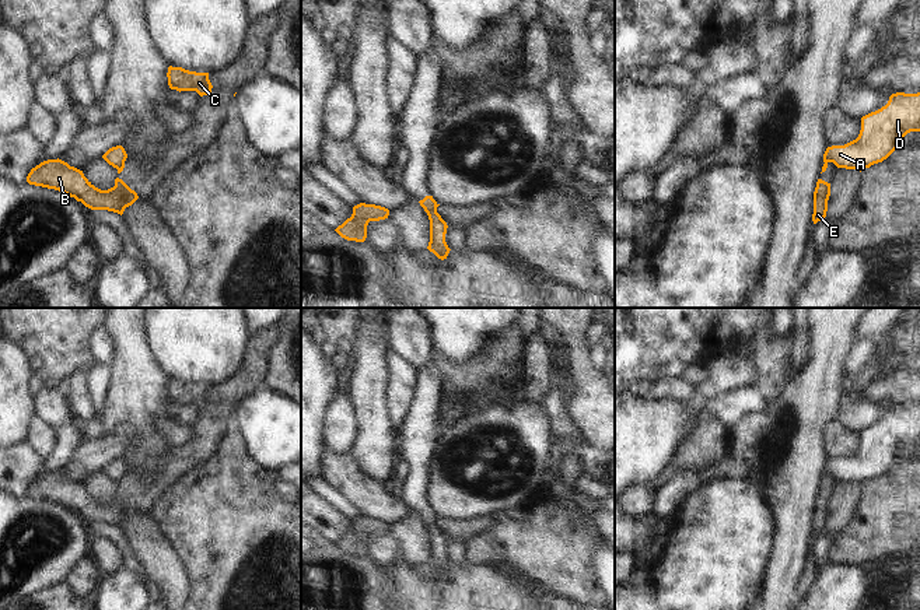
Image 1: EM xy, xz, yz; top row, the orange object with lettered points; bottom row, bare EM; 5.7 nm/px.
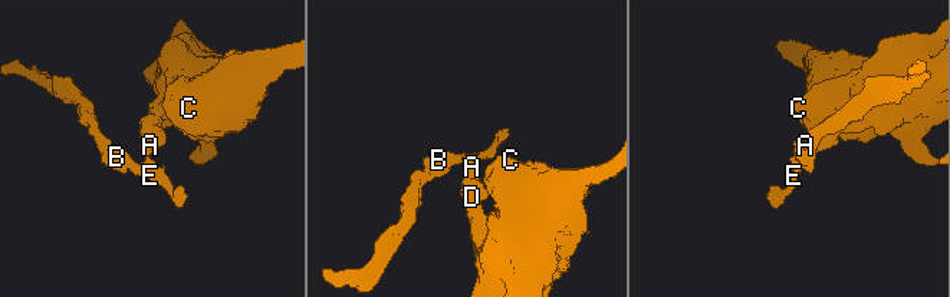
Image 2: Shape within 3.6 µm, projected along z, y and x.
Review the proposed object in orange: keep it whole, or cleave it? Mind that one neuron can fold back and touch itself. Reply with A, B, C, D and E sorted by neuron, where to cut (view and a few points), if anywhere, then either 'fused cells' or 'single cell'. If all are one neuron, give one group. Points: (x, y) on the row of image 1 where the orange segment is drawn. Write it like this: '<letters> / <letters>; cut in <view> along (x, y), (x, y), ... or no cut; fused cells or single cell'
A C D / B E; cut in xy along (123, 162), (118, 169); fused cells

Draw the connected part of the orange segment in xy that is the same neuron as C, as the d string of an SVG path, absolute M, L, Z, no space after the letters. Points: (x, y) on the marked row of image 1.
M168 67L168 85L171 90L176 91L196 91L200 97L210 95L211 83L209 80L209 73L189 71L182 67Z

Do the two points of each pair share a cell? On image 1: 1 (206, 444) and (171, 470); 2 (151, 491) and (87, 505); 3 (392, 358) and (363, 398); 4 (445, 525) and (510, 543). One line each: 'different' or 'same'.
1: same
2: same
3: different
4: different

